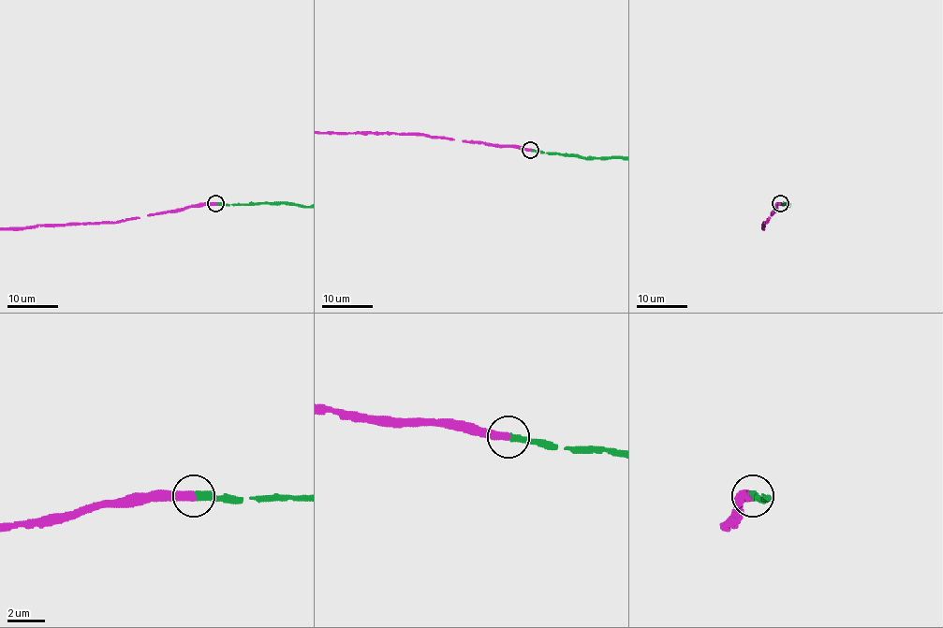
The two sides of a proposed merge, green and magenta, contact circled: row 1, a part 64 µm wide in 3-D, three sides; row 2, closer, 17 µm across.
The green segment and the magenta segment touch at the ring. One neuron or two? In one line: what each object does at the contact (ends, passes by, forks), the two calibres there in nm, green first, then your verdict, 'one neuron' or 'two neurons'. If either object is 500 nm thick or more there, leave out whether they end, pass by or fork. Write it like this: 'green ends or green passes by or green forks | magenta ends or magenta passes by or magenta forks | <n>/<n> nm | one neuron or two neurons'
green ends | magenta ends | 360/420 nm | one neuron

